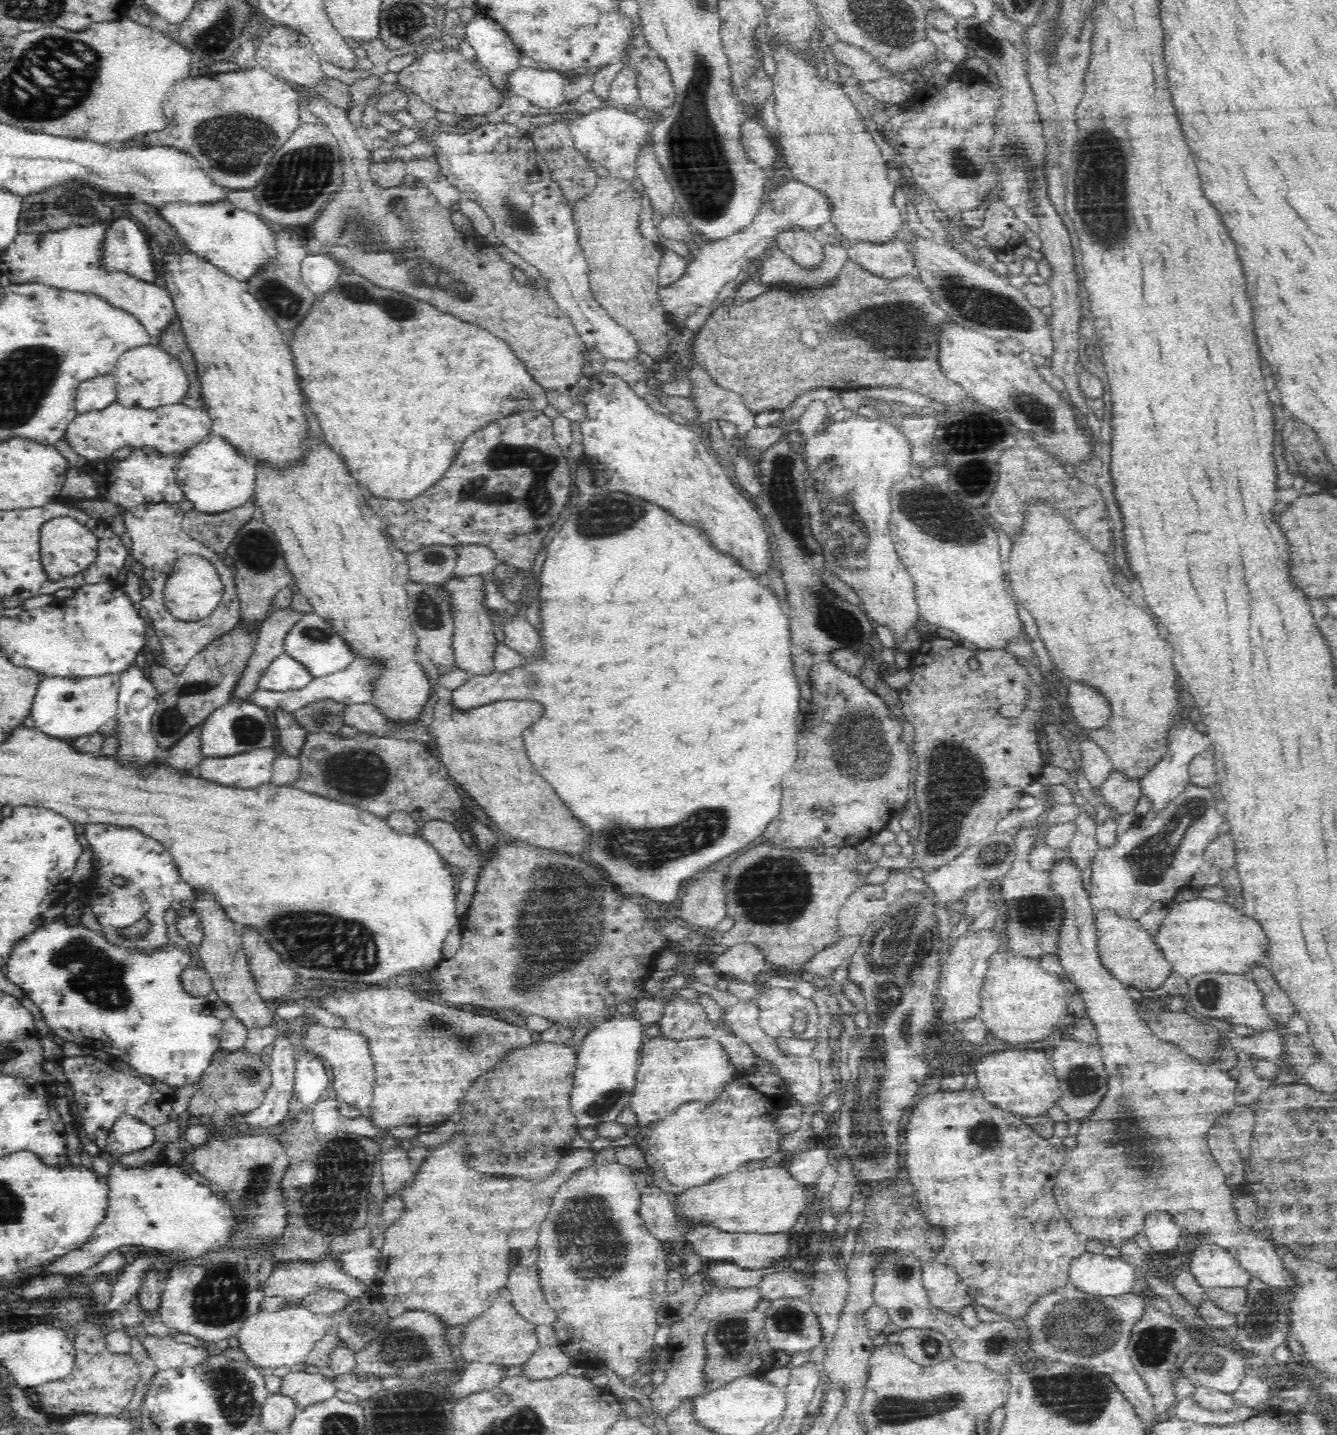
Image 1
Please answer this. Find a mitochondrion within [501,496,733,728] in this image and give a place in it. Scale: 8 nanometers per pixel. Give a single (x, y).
(599, 519)

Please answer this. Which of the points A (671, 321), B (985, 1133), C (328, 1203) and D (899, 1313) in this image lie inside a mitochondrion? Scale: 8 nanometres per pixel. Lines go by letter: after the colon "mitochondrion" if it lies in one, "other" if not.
A: other
B: mitochondrion
C: mitochondrion
D: other

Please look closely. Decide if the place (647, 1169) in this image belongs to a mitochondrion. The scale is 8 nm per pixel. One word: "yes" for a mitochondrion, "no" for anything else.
no

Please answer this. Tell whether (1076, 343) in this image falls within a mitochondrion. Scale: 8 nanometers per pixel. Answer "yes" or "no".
no

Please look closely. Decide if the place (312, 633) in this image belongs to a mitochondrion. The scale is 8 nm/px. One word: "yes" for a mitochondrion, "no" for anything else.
yes

